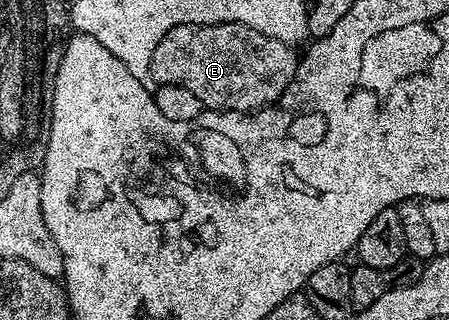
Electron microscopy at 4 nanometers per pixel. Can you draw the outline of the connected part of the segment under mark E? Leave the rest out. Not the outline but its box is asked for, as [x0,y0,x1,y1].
[148,23,298,113]

